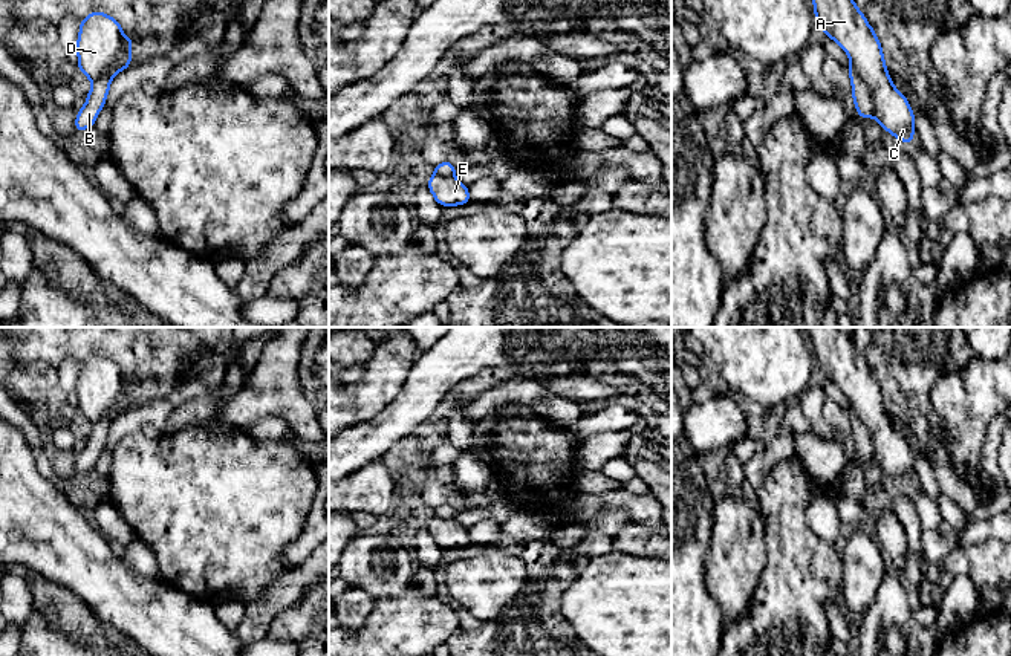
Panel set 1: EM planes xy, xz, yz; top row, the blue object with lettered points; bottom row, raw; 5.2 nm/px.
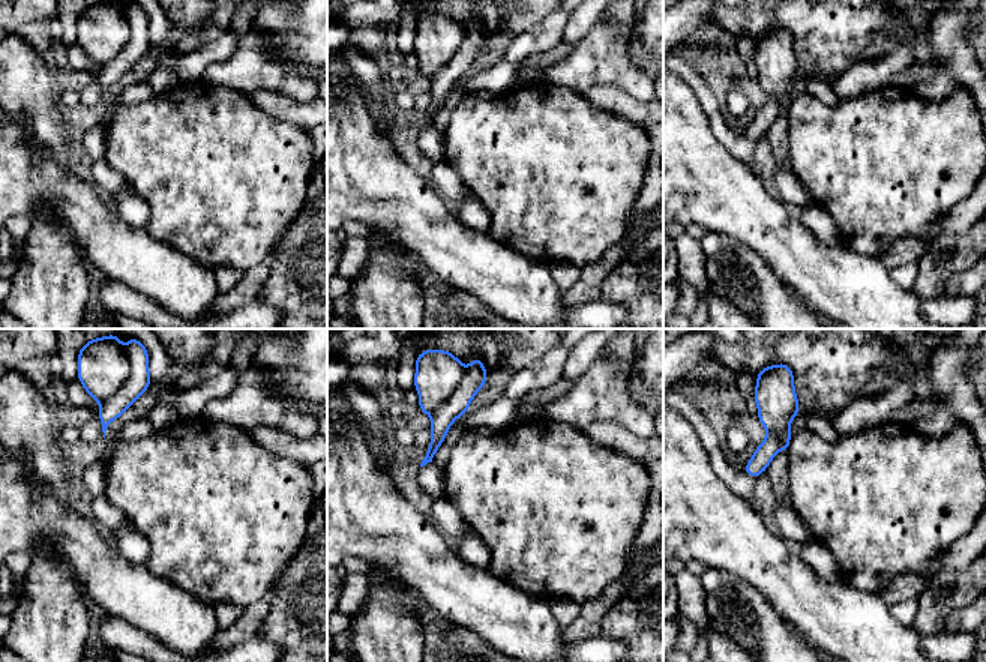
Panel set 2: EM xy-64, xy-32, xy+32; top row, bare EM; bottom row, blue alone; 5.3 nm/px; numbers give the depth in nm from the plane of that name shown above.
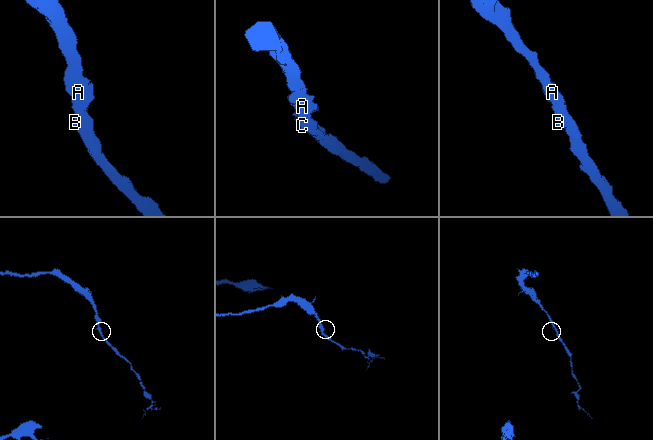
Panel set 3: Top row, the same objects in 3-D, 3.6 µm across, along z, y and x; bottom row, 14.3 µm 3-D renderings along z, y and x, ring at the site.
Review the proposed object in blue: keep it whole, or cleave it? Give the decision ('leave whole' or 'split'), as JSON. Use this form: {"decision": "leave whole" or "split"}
{"decision": "split"}

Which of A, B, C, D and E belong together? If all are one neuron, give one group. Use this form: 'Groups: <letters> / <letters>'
Groups: A C D E / B

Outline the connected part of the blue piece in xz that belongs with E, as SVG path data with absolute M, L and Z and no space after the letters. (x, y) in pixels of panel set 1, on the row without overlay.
M434 515L428 521L427 529L440 549L456 549L471 544L468 528L459 524L456 520L442 520Z

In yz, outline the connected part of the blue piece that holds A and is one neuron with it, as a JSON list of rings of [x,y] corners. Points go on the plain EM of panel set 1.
[[[806,327],[815,355],[815,364],[826,379],[837,384],[847,396],[869,430],[873,443],[872,457],[898,483],[915,482],[915,456],[907,440],[893,428],[886,410],[883,388],[850,336],[840,327]]]

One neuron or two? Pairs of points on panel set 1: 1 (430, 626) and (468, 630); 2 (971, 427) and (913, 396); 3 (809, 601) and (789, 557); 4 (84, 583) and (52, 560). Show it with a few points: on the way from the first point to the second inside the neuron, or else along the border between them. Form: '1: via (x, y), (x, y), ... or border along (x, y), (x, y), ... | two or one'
1: border along (453, 606), (459, 618), (459, 627), (447, 639) | two
2: border along (941, 372), (932, 389), (930, 407), (947, 433) | two
3: via (799, 591), (799, 568) | one
4: via (77, 575), (65, 563), (60, 563) | one

